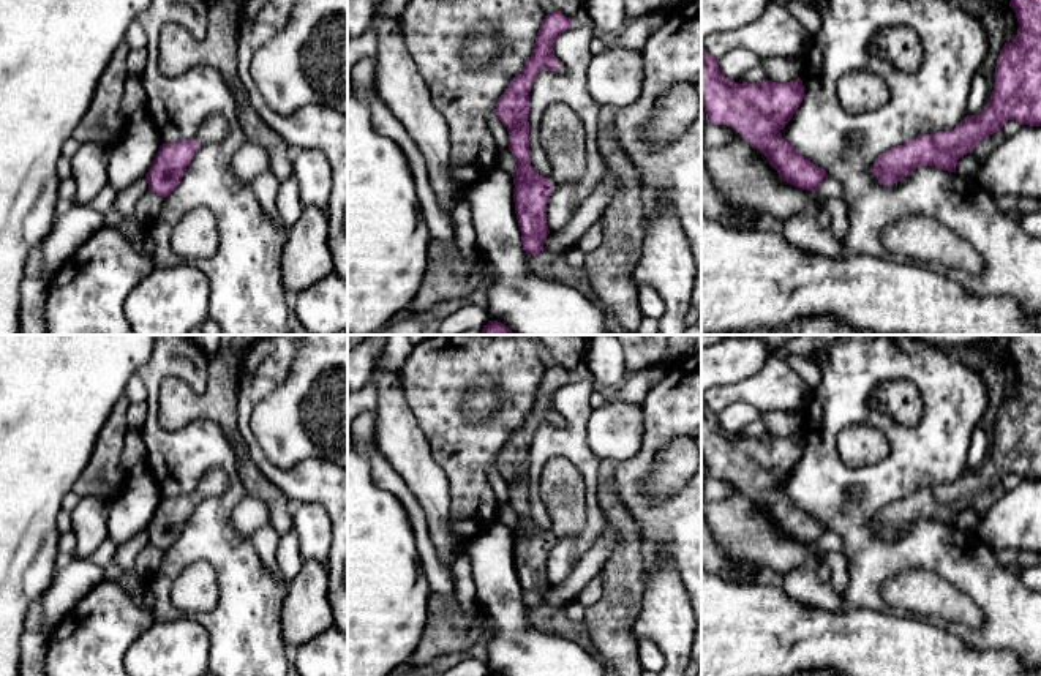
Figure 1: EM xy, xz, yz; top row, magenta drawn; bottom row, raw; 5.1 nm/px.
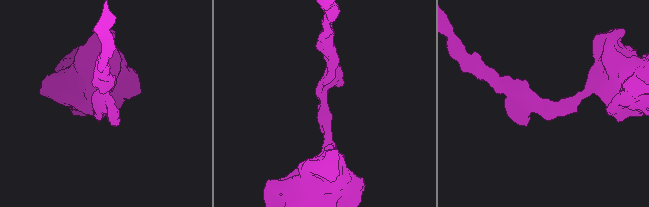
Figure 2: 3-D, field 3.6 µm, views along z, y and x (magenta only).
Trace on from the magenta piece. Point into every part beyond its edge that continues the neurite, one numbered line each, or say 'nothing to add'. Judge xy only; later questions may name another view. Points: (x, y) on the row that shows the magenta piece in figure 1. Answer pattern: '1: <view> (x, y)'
1: xy (215, 128)

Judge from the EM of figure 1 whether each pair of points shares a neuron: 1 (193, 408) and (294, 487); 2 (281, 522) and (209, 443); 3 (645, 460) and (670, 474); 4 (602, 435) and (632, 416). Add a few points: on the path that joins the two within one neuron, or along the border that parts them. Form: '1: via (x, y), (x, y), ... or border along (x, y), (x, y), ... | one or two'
1: border along (236, 417), (250, 460), (270, 482) | two
2: border along (228, 439), (236, 458), (236, 471), (248, 495) | two
3: border along (678, 436), (656, 455), (642, 482), (653, 501) | two
4: via (610, 435), (624, 422) | one

